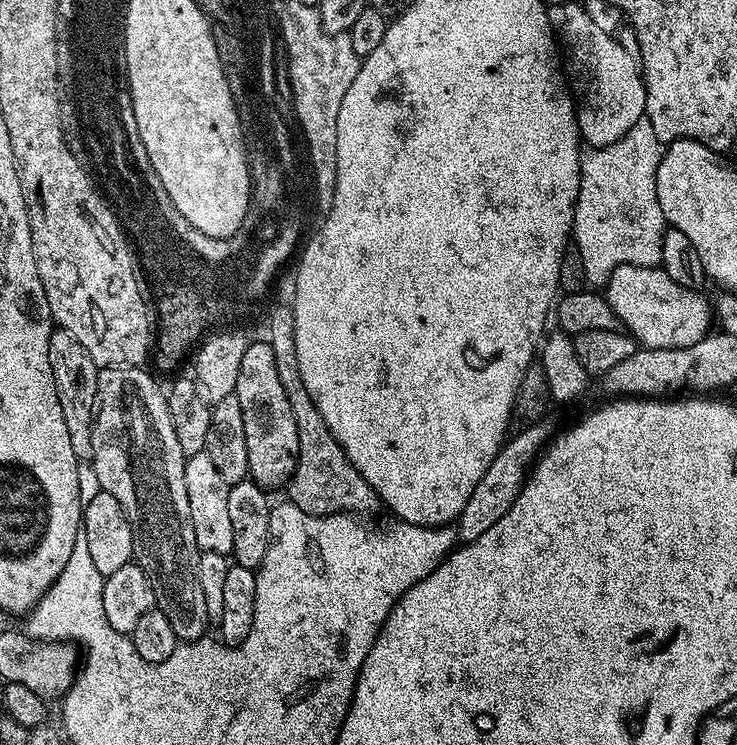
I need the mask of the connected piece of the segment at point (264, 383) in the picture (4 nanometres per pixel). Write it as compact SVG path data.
M253 339L246 346L246 354L242 354L242 366L238 366L234 394L238 398L238 406L242 406L249 477L259 488L283 489L298 462L298 426L294 422L294 410L290 410L290 398L286 398L286 389L278 379L274 350L270 350L267 339Z

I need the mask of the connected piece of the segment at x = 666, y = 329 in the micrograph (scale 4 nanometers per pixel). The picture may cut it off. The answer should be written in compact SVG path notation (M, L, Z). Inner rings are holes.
M618 266L606 285L610 310L628 335L637 345L658 350L694 346L694 342L702 342L702 338L709 335L711 324L714 324L714 308L702 293L694 288L678 286L678 282L674 282L674 278L659 266Z

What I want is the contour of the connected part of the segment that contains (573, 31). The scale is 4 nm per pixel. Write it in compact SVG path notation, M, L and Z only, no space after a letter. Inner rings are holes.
M576 4L547 5L548 21L559 47L568 51L566 64L572 72L570 91L576 105L576 125L588 148L605 148L645 119L646 90L642 69L632 56L587 12Z

